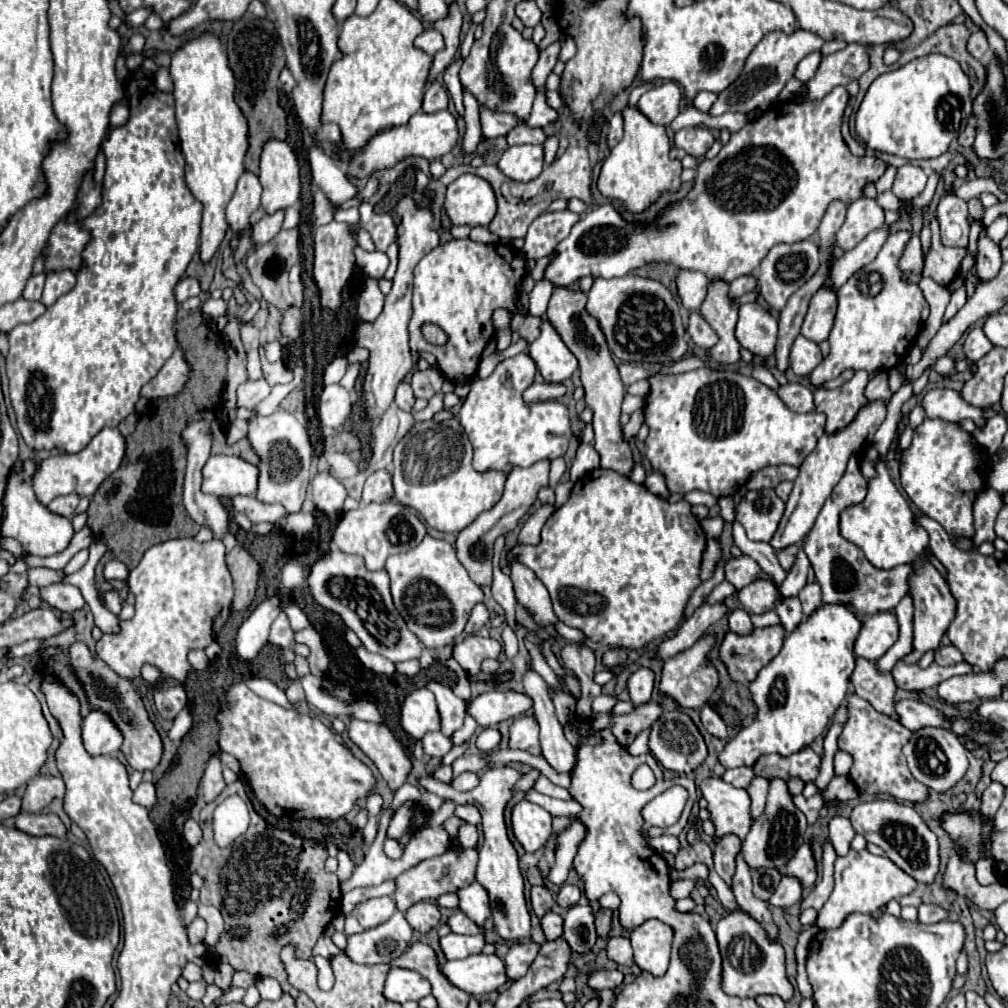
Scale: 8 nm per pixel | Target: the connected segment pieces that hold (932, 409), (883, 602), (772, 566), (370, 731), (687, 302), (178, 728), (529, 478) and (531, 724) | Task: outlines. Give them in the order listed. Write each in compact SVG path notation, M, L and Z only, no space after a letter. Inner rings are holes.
M931 389L921 399L921 405L923 405L927 417L931 417L931 419L935 419L935 417L941 417L947 421L973 419L979 427L985 425L985 421L981 417L981 409L963 401L961 395L953 389Z
M851 455L845 475L835 485L831 497L825 501L813 529L809 531L809 535L803 543L803 551L809 557L809 563L815 571L817 583L821 585L823 601L845 605L857 617L867 617L867 615L873 615L873 613L879 613L879 611L895 609L895 605L901 601L901 597L907 595L907 577L911 575L909 565L899 565L899 567L889 569L889 571L879 571L869 561L859 563L859 561L865 561L865 555L861 553L861 549L855 543L841 537L841 533L839 533L839 513L847 505L863 501L865 491L867 491L867 479L859 471L857 455ZM835 561L845 561L845 563L835 563Z
M733 521L733 541L741 549L741 553L743 555L749 555L753 561L757 561L759 567L765 573L769 573L775 579L777 585L785 579L785 571L781 569L781 565L779 565L779 561L775 557L773 547L769 543L757 543L757 541L747 539L745 529L741 527L739 521Z
M351 719L349 739L377 765L379 773L395 793L409 777L411 761L405 755L401 743L385 725Z
M683 269L677 277L679 297L683 301L683 307L689 311L697 311L703 305L707 297L707 287L709 287L709 279L703 273Z
M185 707L185 709L179 711L179 715L173 719L173 727L171 727L171 731L169 731L171 741L179 743L179 741L191 731L191 727L193 727L193 717L191 717L191 711Z
M539 461L537 465L531 467L515 467L505 481L505 493L501 497L501 501L481 513L481 517L477 517L477 521L473 521L473 525L467 525L455 543L457 549L457 559L461 561L461 565L467 569L469 577L477 583L477 585L491 585L493 581L493 543L499 535L507 535L509 531L513 531L519 523L519 519L529 511L529 507L533 505L533 501L537 499L537 493L541 487L545 487L549 481L549 461Z
M535 715L513 719L513 723L509 725L509 749L523 749L533 755L541 753L539 725Z

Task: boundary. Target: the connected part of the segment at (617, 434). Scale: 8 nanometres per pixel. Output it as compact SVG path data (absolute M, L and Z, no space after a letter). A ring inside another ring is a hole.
M555 287L551 301L549 301L549 307L547 307L547 319L559 331L565 345L569 347L569 351L579 361L581 383L585 389L585 403L587 403L587 407L593 409L593 429L595 429L593 447L601 457L601 467L613 469L613 471L629 477L631 469L635 467L635 461L633 461L631 447L629 447L627 439L623 437L623 429L619 423L625 387L623 387L623 381L619 377L617 365L609 353L605 335L601 333L597 321L593 317L589 317L589 313L585 311L585 301L587 301L587 295L581 293L579 289L571 291L565 287Z

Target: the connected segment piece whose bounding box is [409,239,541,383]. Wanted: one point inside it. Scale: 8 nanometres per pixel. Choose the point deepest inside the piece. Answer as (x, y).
(457, 286)

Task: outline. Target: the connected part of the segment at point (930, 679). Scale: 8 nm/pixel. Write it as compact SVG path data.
M903 659L897 661L897 665L893 667L893 677L899 689L905 691L923 691L929 687L939 685L941 681L953 677L953 675L961 675L961 673L971 673L971 665L969 663L957 663L951 667L941 667L937 663L931 663L927 669L921 669L917 663L909 665Z

